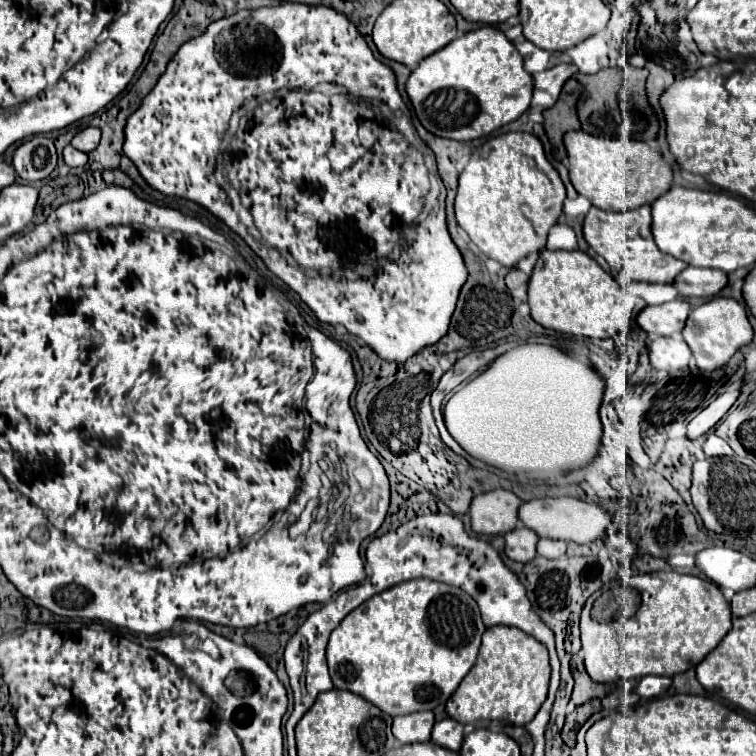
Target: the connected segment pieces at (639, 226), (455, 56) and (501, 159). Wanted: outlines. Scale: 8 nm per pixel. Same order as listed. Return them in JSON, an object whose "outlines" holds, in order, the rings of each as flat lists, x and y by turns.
{"outlines":[[[591,206,583,222,583,236,587,244,599,256,603,256,613,270,623,272,633,280,673,284,673,280,677,278,677,272,681,272,681,268,687,268,683,260,677,260,665,252,659,252,657,244,653,244,649,206,641,206,639,210,631,210,631,212,605,212]],[[483,26,479,30,463,34,461,38,453,40,453,44,441,48,441,52,421,60,421,64,411,72,407,80,407,94,417,118,429,132,443,138,467,142,487,136,493,130,517,120,531,104,533,78,523,68,523,56,507,40,507,36,493,26]],[[507,132,489,138,461,172,455,216,479,252,513,268,531,252,545,250,547,234,557,224,565,198,565,186,545,158,541,140,529,132]]]}

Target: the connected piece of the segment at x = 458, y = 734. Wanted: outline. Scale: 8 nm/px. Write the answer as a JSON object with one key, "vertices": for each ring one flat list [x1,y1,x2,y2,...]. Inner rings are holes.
{"vertices":[[445,718,435,724,431,740,447,750,459,752,461,750,461,740,463,740,463,724,459,724,453,718]]}

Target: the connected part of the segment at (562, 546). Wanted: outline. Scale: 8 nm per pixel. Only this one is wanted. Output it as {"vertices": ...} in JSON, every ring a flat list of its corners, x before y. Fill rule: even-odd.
{"vertices":[[541,538,537,544,537,554,545,556,545,558,559,558,567,552,567,542,563,540,549,540,549,538]]}

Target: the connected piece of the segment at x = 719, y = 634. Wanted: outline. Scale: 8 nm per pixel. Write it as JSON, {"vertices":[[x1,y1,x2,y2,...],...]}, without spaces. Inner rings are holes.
{"vertices":[[655,572,655,574,639,574,639,576,625,576,625,578,617,578,615,582,603,586,597,592,597,600,595,602,587,602,583,612,581,612,581,642,583,642,583,654,585,654,585,668,589,672,589,676,599,683,612,683,616,680,631,680,631,678,641,678,647,675,657,676,675,676,679,672,687,672,689,668,697,666,729,632,729,628,733,626,733,614,729,608,727,598,723,596,723,592,709,580,697,578,697,576,683,576,683,574,675,574,675,572],[599,606,601,610,597,612,597,620,591,616,591,610]]}

